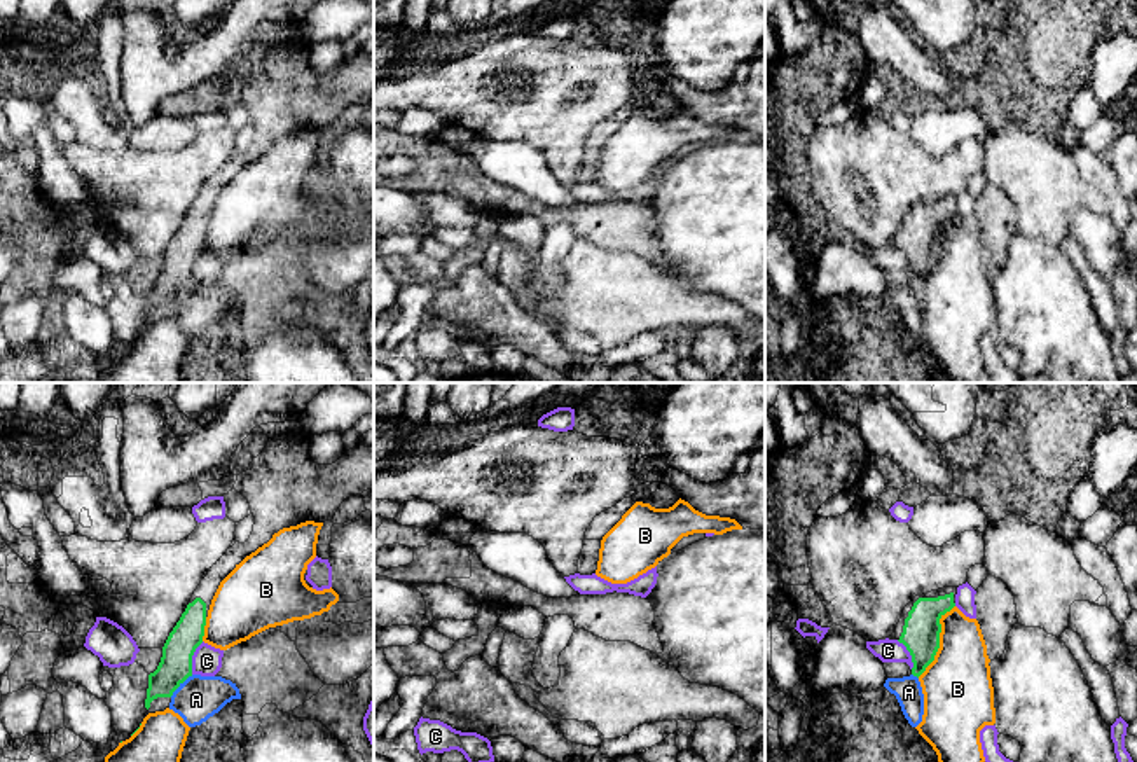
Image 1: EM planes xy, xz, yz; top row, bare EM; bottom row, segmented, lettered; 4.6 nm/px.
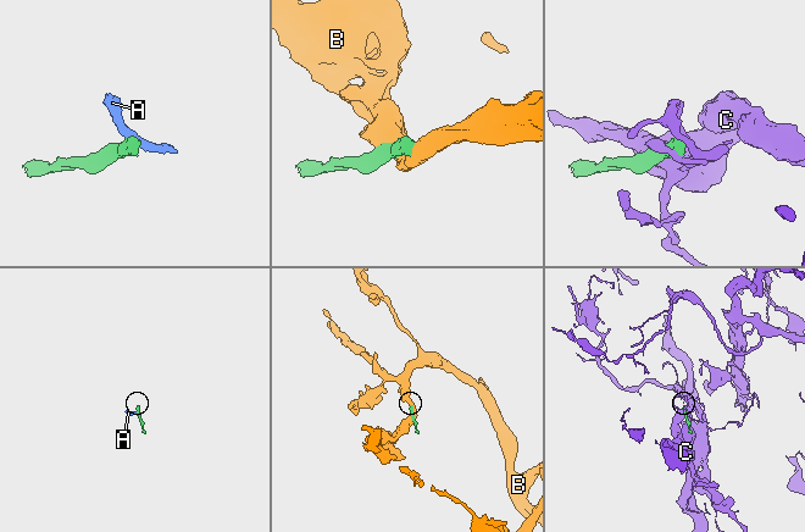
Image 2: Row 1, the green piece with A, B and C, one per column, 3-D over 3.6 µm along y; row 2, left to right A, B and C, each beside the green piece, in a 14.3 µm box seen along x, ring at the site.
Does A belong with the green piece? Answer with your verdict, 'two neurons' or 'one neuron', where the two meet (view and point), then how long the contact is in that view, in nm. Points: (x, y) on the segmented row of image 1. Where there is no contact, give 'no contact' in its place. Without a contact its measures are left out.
two neurons; meets green in xy at (179, 685); contact 150 nm long

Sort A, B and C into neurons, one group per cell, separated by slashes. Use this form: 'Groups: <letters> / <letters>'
Groups: A / B / C

